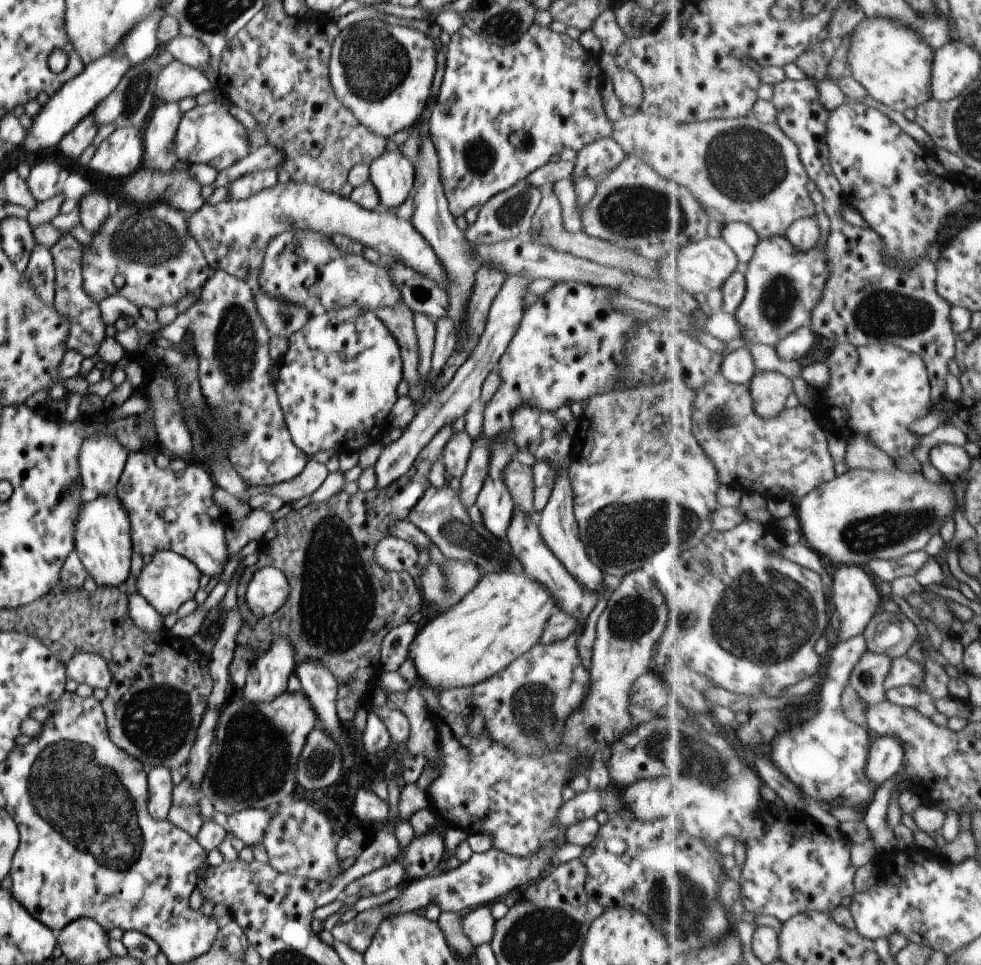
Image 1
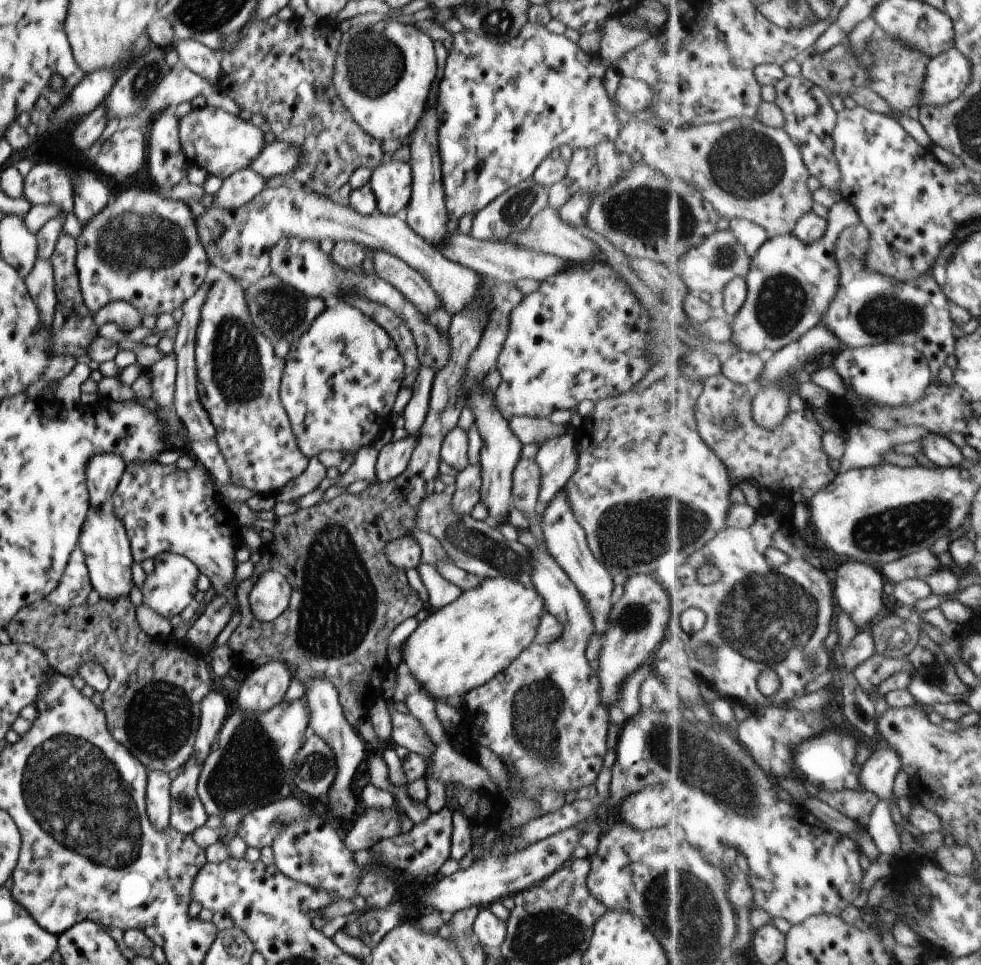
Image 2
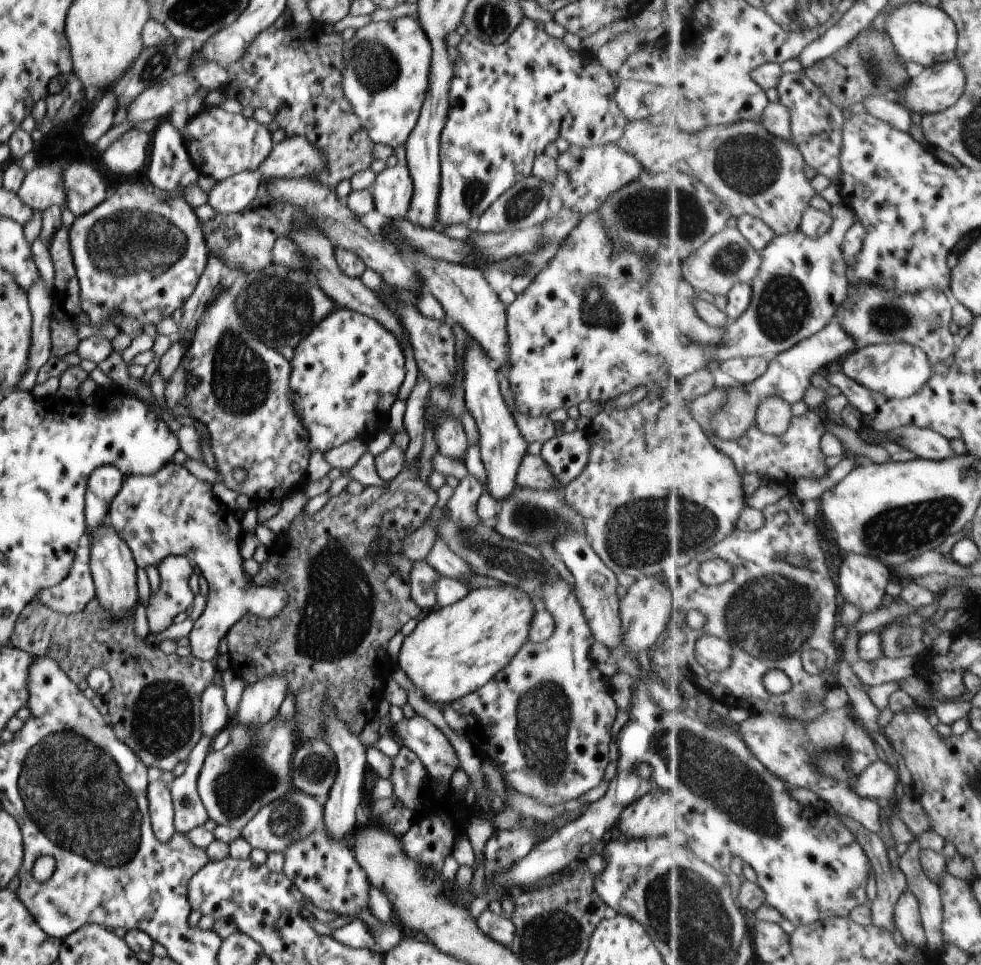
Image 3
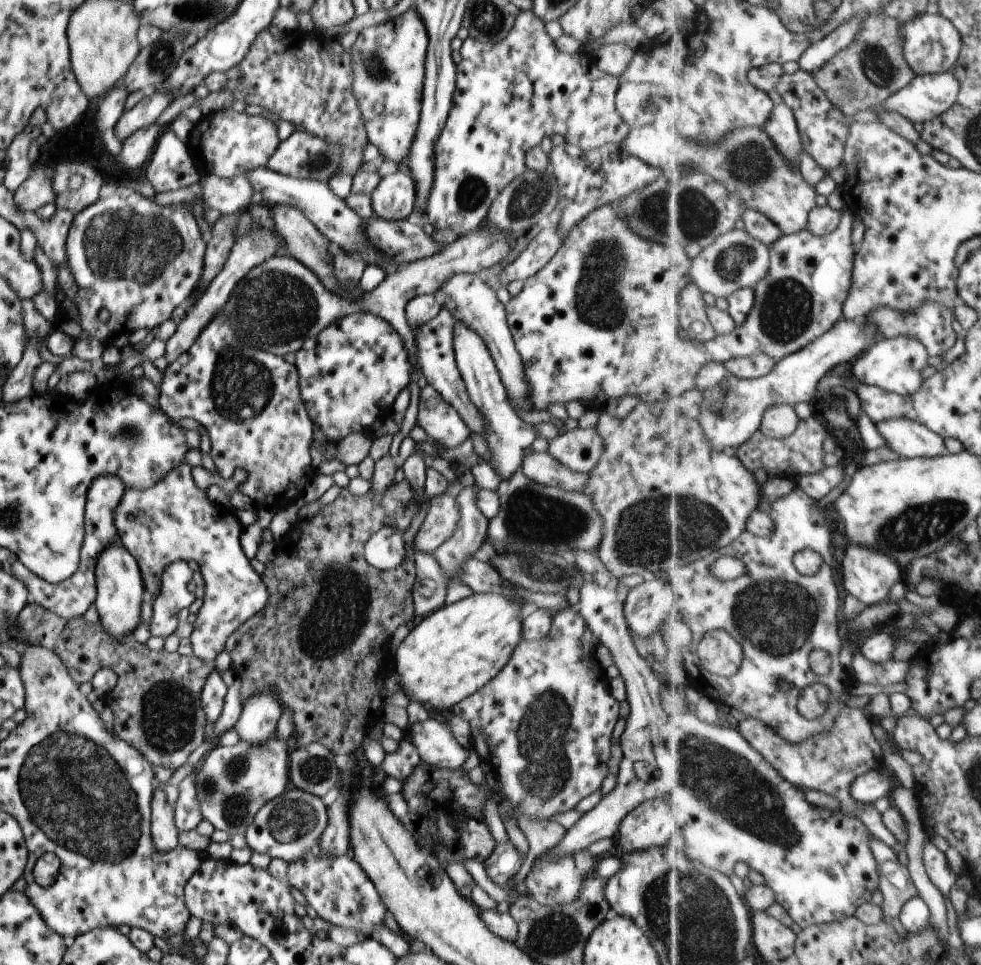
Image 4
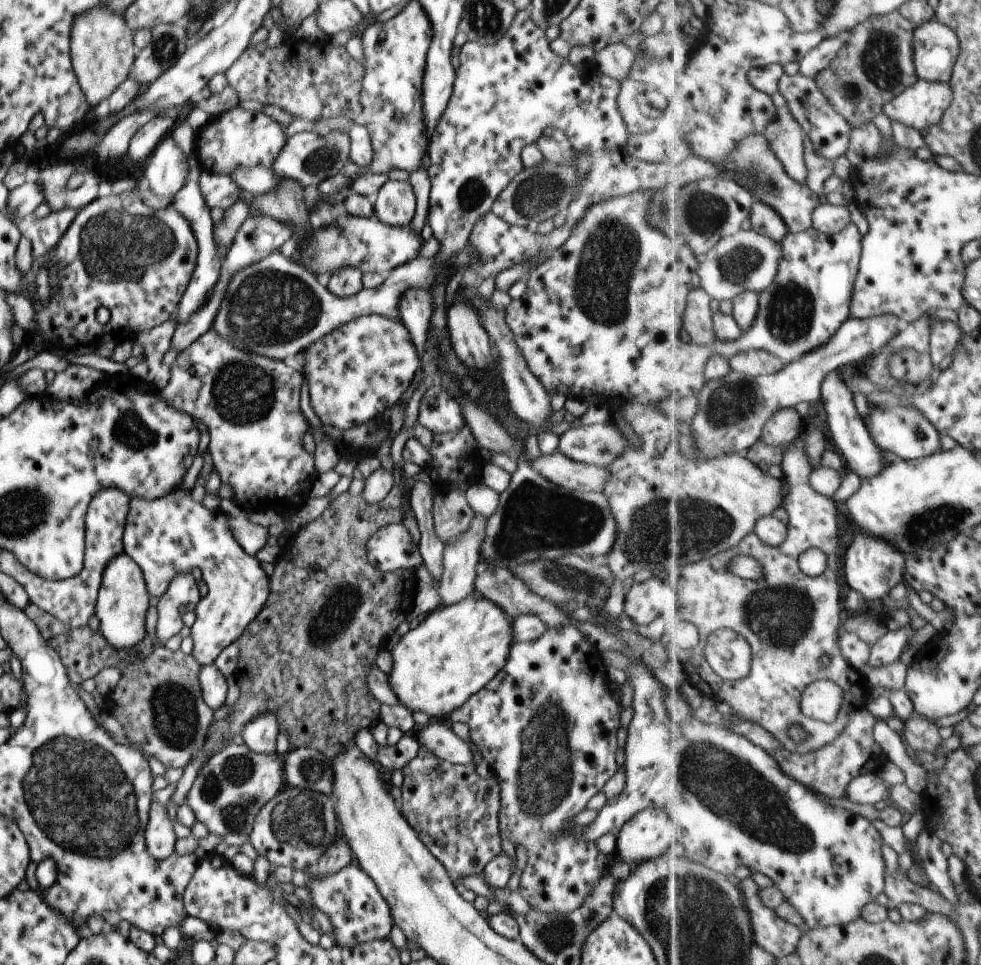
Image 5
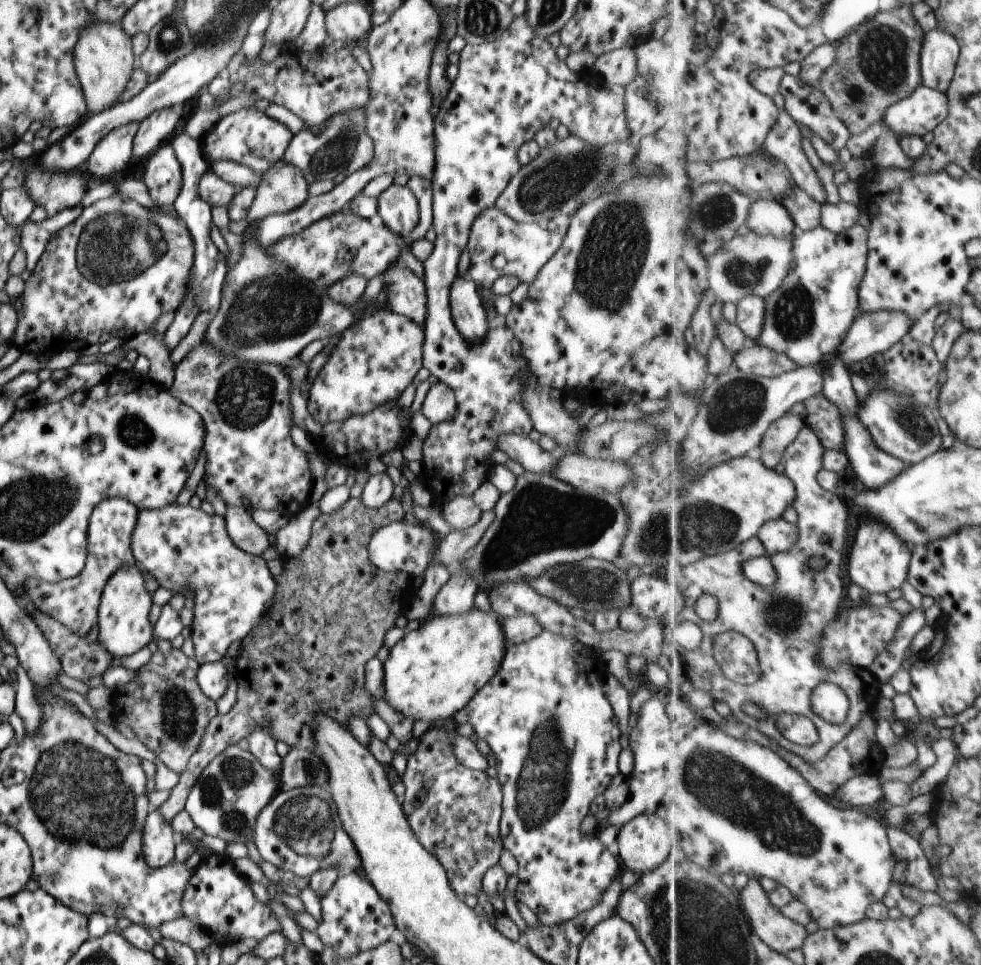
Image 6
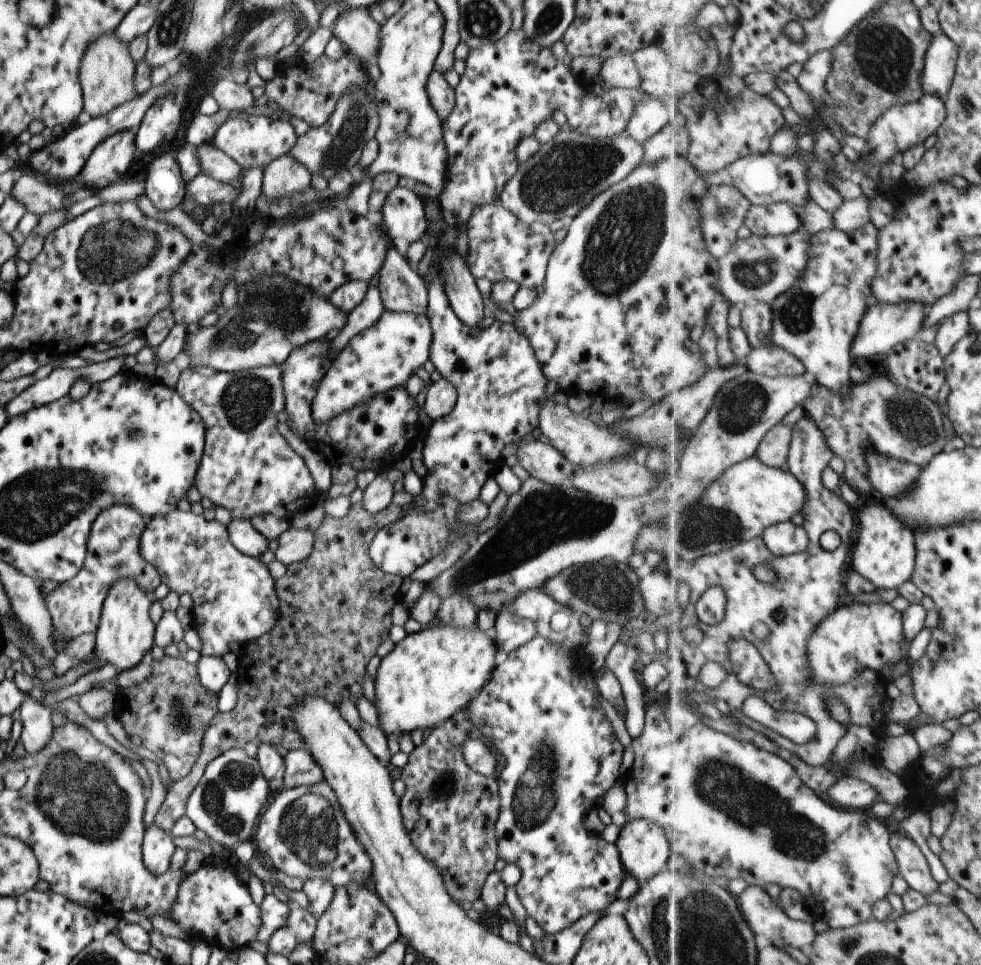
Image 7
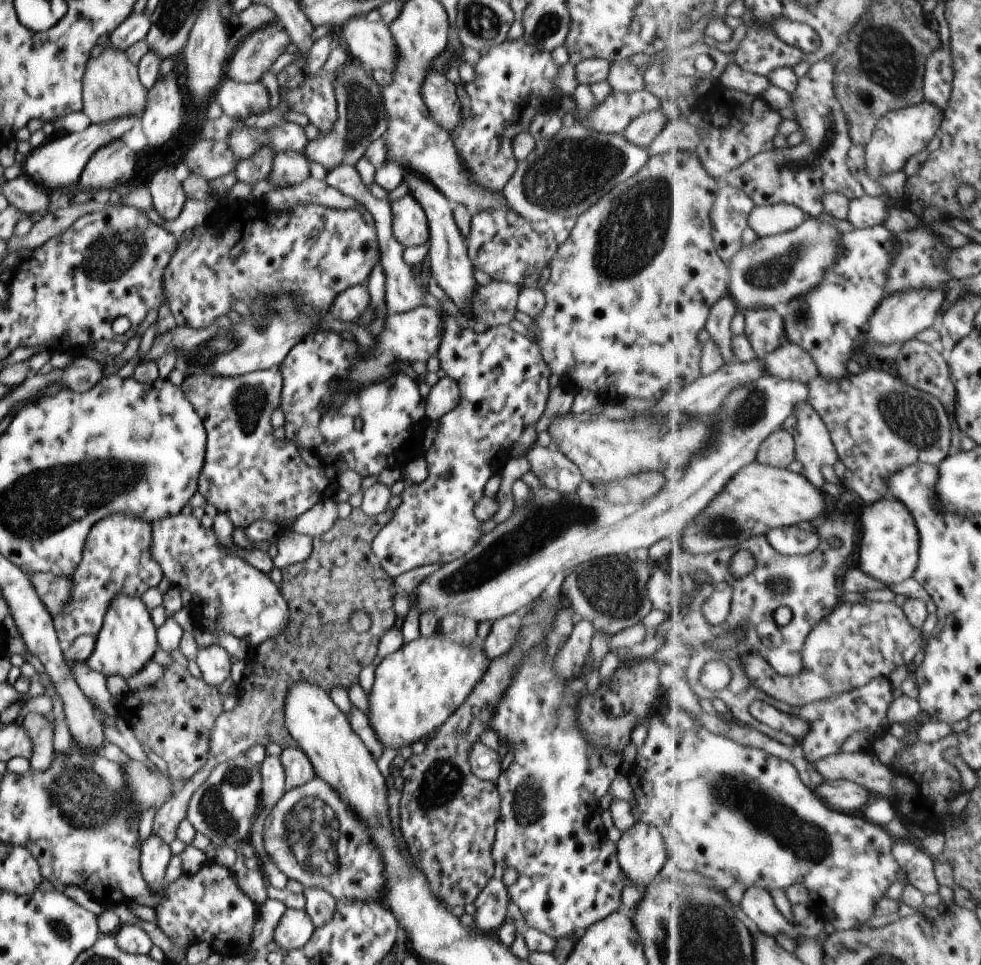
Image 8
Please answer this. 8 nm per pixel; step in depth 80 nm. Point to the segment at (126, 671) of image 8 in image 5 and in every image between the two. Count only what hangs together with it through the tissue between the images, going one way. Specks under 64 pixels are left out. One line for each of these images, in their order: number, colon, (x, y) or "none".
5: (121, 601)
6: (121, 619)
7: (124, 633)

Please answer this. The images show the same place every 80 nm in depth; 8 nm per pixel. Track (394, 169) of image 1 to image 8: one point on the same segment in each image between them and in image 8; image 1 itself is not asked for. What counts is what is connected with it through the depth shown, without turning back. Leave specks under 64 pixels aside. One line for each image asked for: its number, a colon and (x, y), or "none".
2: (390, 183)
3: (391, 190)
4: (392, 199)
5: (394, 205)
6: (397, 207)
7: (403, 217)
8: (409, 226)

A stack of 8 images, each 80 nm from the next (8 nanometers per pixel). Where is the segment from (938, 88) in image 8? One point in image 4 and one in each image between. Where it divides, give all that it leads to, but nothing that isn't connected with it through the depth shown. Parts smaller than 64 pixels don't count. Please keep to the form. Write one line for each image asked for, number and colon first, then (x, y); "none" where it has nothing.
4: (932, 44)
5: (937, 48)
6: (941, 51)
7: (938, 75)

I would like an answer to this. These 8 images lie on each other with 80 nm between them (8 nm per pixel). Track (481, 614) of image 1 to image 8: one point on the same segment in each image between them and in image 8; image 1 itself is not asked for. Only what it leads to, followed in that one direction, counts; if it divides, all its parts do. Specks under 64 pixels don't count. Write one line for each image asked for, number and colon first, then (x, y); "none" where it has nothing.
2: (461, 646)
3: (454, 650)
4: (452, 652)
5: (452, 653)
6: (430, 673)
7: (429, 675)
8: (415, 688)

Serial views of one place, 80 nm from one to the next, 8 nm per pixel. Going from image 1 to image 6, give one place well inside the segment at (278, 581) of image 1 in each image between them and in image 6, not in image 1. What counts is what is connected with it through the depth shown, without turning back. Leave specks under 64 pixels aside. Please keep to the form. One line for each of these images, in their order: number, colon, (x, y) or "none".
2: (268, 597)
3: (170, 512)
4: (172, 520)
5: (170, 536)
6: (179, 546)

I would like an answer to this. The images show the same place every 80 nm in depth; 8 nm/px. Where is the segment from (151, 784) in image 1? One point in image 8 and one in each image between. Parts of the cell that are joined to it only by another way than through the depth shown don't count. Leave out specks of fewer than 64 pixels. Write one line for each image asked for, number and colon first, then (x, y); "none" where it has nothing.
2: (157, 797)
3: (160, 810)
4: (163, 834)
5: (159, 839)
6: (158, 841)
7: (156, 847)
8: (154, 855)

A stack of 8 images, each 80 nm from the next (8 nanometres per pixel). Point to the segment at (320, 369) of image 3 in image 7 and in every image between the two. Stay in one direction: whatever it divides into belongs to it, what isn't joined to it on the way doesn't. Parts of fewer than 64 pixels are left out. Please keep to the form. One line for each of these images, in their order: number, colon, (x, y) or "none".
4: (349, 374)
5: (357, 372)
6: (376, 357)
7: (383, 356)

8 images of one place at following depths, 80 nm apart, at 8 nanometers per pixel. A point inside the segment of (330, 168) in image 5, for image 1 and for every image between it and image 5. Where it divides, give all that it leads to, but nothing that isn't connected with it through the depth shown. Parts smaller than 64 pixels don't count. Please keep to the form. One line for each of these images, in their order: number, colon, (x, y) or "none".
1: (265, 157)
2: (276, 158)
3: (293, 157)
4: (301, 155)

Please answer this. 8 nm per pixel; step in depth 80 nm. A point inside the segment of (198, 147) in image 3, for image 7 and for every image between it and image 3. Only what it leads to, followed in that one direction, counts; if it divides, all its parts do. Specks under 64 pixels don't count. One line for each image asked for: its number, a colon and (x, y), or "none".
4: (226, 143)
5: (238, 137)
6: (248, 137)
7: (253, 140)

